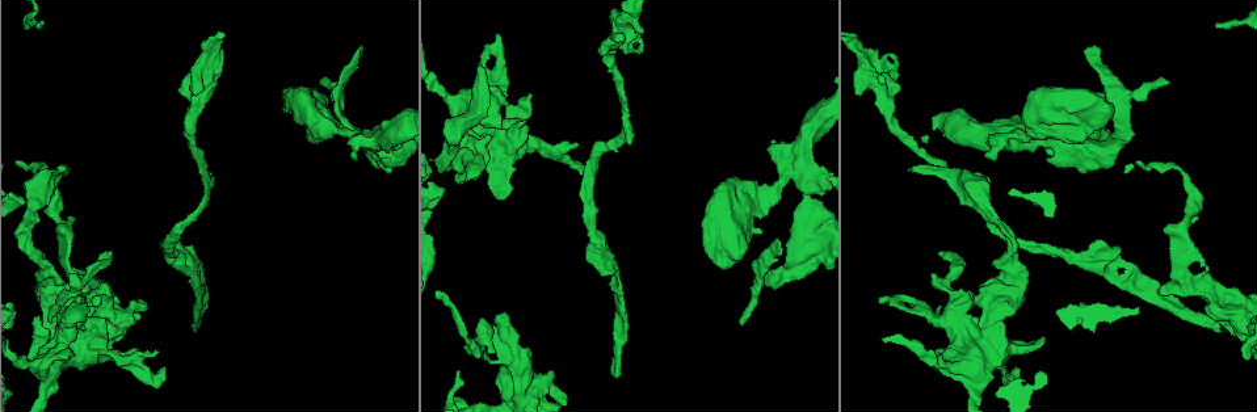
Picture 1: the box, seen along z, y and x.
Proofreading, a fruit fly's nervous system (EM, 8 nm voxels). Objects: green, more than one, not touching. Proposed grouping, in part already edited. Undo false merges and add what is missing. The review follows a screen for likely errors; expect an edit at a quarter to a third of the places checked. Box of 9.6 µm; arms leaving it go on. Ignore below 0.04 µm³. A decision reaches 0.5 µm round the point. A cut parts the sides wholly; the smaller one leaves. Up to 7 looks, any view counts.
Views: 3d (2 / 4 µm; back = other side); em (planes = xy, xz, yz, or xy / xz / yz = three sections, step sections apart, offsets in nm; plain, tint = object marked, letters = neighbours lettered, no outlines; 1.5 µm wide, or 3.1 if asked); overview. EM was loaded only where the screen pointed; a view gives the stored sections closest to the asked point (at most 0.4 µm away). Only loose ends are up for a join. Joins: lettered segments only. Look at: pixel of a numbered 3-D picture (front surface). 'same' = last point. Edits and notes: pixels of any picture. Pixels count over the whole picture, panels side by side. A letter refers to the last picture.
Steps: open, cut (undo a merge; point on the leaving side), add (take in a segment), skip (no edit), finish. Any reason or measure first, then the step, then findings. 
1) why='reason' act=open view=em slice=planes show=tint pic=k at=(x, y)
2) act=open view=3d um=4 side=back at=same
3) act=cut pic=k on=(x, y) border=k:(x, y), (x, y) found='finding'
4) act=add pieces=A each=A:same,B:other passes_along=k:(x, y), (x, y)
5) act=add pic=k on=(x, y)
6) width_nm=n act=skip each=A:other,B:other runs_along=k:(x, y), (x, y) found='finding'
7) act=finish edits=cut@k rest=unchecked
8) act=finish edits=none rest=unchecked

why='branch stops here' act=open view=em slice=planes show=letters pic=1 at=(892, 54)

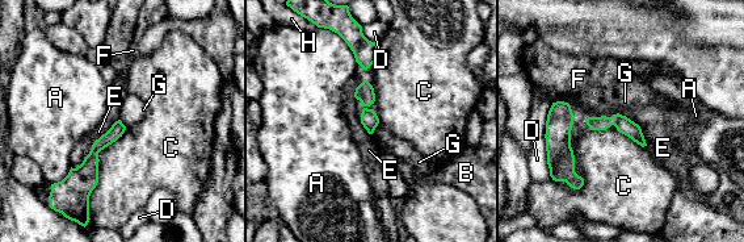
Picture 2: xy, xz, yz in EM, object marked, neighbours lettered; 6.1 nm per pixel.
act=skip each=A:other,B:other,C:other,D:other,E:other,F:other,G:other,H:other runs_along=2:(118, 124), (71, 182) found='no lettered segment goes on from it'

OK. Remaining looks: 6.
why='long arm stops here' act=open view=em slice=xy step=8 show=tint pic=1 at=(913, 171)

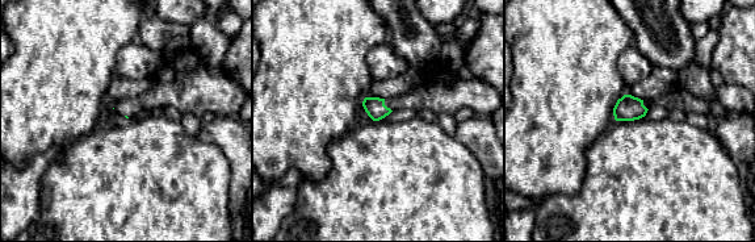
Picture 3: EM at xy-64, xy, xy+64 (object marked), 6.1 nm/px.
act=open view=em slice=xy step=8 show=letters at=same

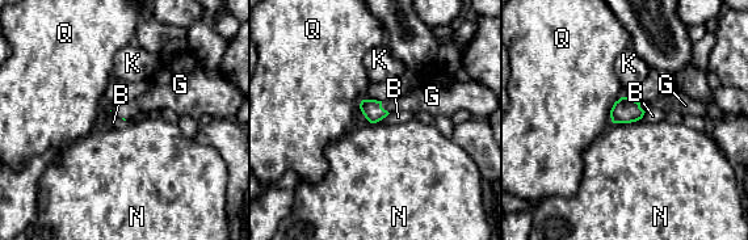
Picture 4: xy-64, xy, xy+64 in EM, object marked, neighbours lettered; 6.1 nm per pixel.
longest_contact=N:190nm act=add pic=4 on=(421, 99) each=B:other,G:same,K:other,N:other,Q:other passes_along=4:(372, 109), (382, 108), (421, 99) found='the neuron continues'

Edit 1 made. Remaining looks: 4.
act=open view=em slice=xz step=8 show=tint pic=1 at=(205, 191)

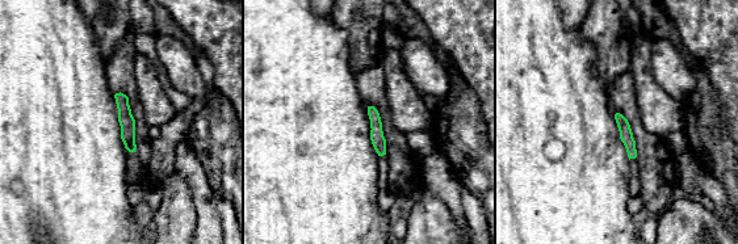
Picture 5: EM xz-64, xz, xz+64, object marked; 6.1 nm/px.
act=open view=em slice=planes show=tint at=same

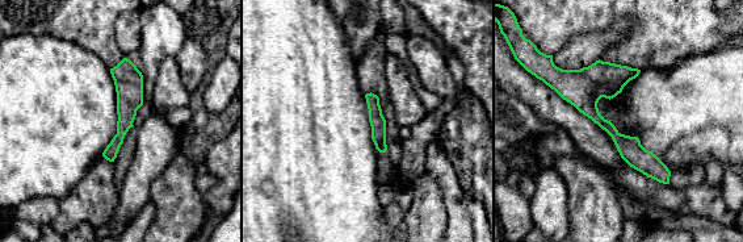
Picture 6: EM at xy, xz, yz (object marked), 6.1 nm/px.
why='see the neighbours' act=open view=em slice=planes show=letters at=same

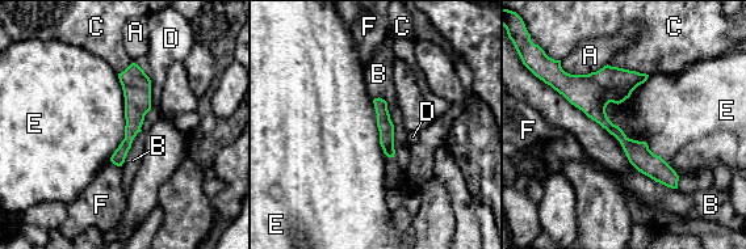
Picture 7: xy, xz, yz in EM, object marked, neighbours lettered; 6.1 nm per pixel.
width_nm=100 act=skip each=A:other,B:other,C:other,D:other,E:other,F:other runs_along=7:(550, 76), (671, 176) found='continuous, no second neuron'

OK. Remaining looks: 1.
act=finish edits=add@4 rest=unchecked

